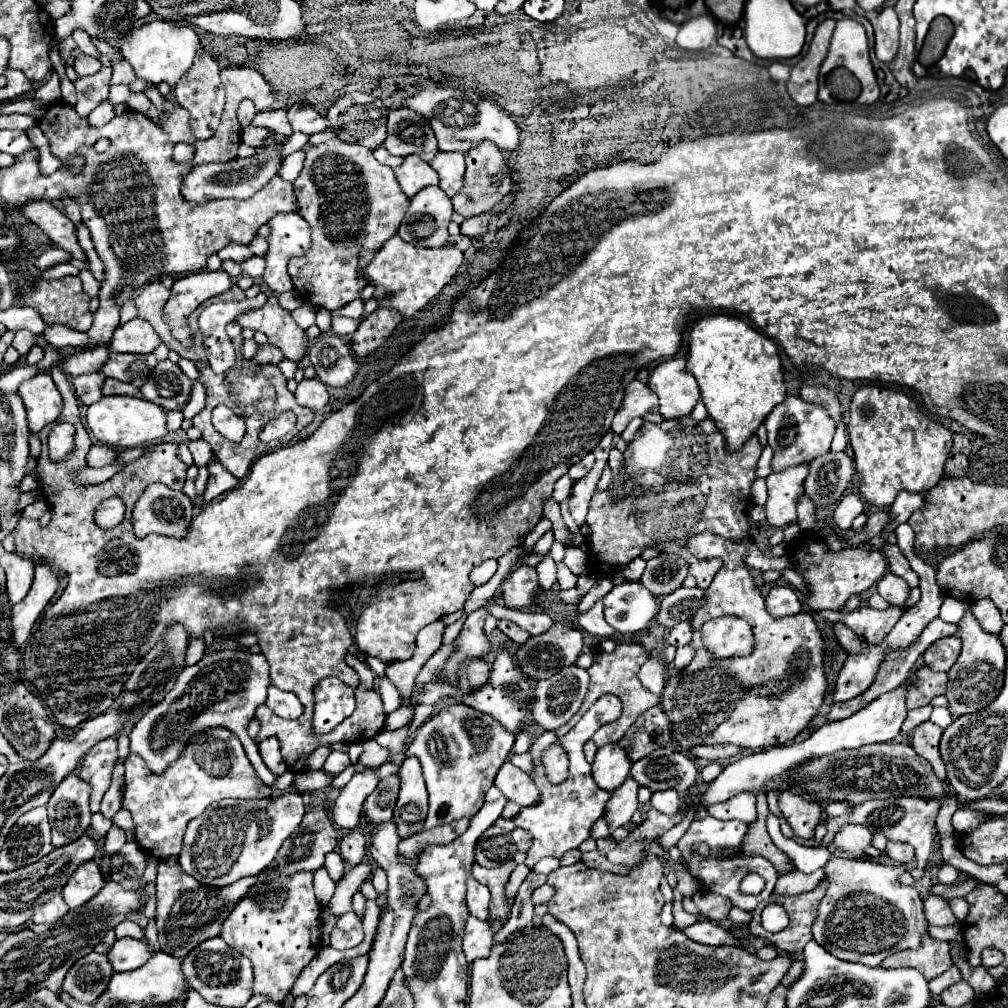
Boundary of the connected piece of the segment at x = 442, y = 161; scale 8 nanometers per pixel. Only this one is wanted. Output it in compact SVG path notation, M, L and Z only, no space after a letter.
M438 152L436 158L430 160L430 166L440 176L440 188L452 198L462 188L462 174L464 174L464 154L454 152Z

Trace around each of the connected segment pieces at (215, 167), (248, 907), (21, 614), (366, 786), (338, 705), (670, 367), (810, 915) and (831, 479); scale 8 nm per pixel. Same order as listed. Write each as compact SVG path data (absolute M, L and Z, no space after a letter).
M270 134L264 142L264 146L256 148L256 154L248 158L236 158L230 162L216 162L216 164L202 164L194 166L190 174L182 182L182 194L190 202L208 202L216 198L236 198L236 200L246 200L254 196L260 188L264 188L280 170L282 166L282 156L280 156L282 144L276 142L276 138Z
M276 870L266 882L254 884L248 896L238 900L222 922L220 938L244 954L254 970L254 994L262 994L268 1002L282 1002L292 990L298 974L320 950L320 904L314 898L312 872L296 872L292 876Z
M36 566L36 574L34 574L34 584L30 588L30 592L26 594L26 598L16 604L12 608L12 628L10 628L10 644L14 644L16 648L20 648L26 638L32 632L34 622L38 620L38 616L44 612L46 604L50 602L50 598L54 596L54 592L58 590L58 580L56 580L56 572L48 566Z
M366 770L360 774L354 774L352 780L342 788L340 796L334 802L332 818L340 828L354 830L360 824L360 812L362 804L378 785L378 778Z
M326 678L314 686L314 728L324 734L354 712L354 692L338 678Z
M682 356L658 364L650 372L648 388L658 394L664 418L686 416L700 400L696 378L686 372L686 358Z
M822 880L820 886L816 886L816 890L804 892L798 896L776 896L776 894L772 894L770 900L766 900L764 904L776 902L776 904L784 906L784 910L790 916L788 928L782 932L776 932L776 934L766 932L760 924L760 912L764 910L764 904L760 904L752 912L752 922L748 924L748 930L754 936L766 938L770 944L774 944L778 948L778 952L800 954L802 948L806 946L806 942L812 940L812 924L816 922L818 904L820 904L824 892L826 892L826 880Z
M826 452L810 462L810 474L804 482L806 494L816 506L830 506L840 500L850 478L854 464L846 452Z

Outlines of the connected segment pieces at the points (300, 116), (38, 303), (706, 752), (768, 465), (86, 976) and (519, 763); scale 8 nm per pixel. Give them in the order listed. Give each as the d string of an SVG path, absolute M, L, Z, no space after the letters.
M294 104L288 108L288 120L294 132L304 132L304 134L316 134L326 130L328 120L326 116L320 116L312 104Z
M66 276L60 280L40 280L38 278L34 282L34 288L28 280L20 280L20 294L26 296L28 304L40 312L46 324L66 324L82 332L86 332L92 326L92 312L88 308L90 296L82 290L80 278L72 278L72 276Z
M722 744L722 746L694 746L690 748L690 752L698 758L704 758L704 760L728 760L728 758L734 758L736 754L742 752L740 746L734 746L734 744Z
M766 444L766 448L762 450L762 456L760 456L760 460L758 460L758 470L756 470L756 474L758 474L760 478L766 478L770 472L772 472L772 448Z
M90 952L88 956L76 960L74 966L68 970L62 992L68 992L80 1002L92 1004L106 990L106 980L110 980L112 972L114 970L110 968L110 962L104 954Z
M512 754L508 756L508 760L522 771L529 774L533 770L533 760L530 758L530 754Z

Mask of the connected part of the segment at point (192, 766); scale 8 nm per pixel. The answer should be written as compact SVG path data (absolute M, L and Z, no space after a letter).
M212 728L198 736L190 748L162 776L150 774L140 756L130 754L124 762L126 784L122 806L130 810L136 826L138 844L156 858L176 856L182 848L182 836L188 822L202 814L206 806L220 798L268 798L272 790L256 776L240 740L224 728Z

